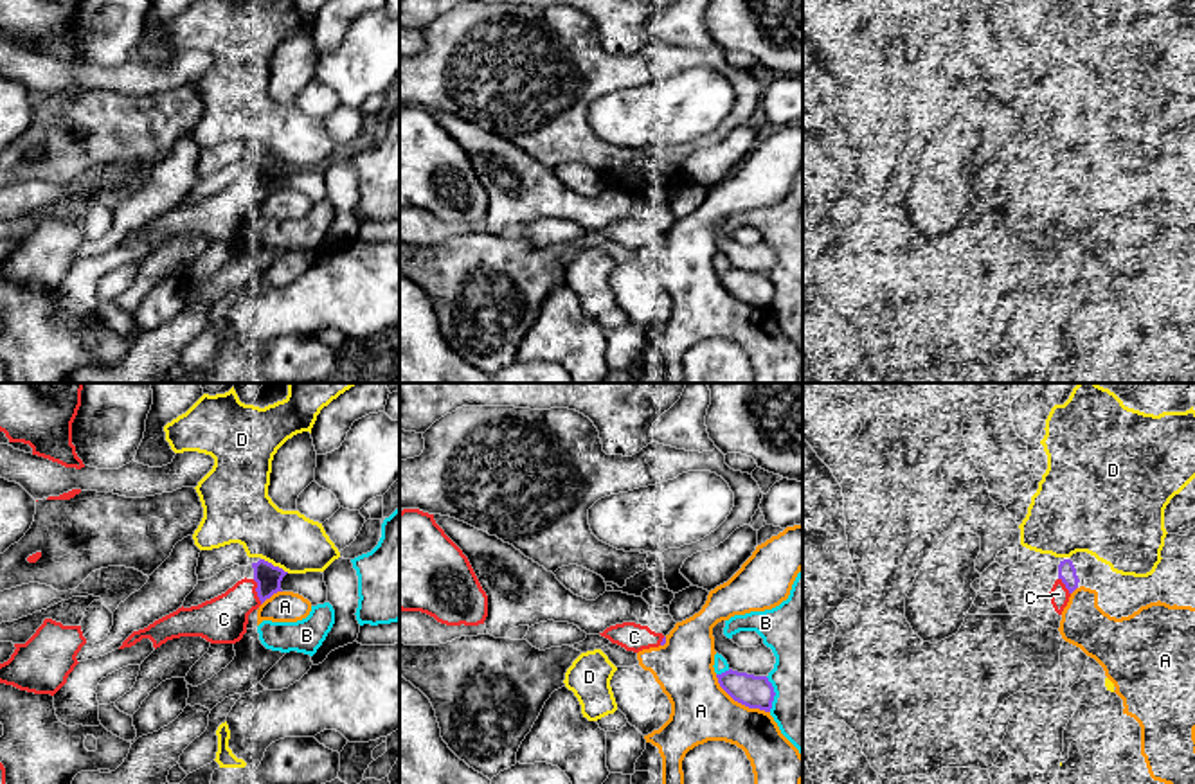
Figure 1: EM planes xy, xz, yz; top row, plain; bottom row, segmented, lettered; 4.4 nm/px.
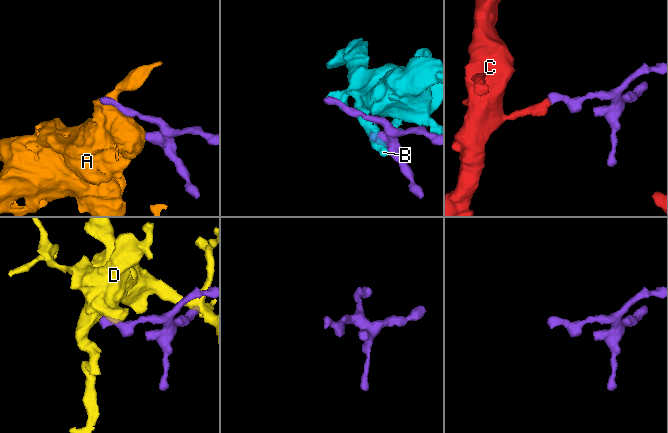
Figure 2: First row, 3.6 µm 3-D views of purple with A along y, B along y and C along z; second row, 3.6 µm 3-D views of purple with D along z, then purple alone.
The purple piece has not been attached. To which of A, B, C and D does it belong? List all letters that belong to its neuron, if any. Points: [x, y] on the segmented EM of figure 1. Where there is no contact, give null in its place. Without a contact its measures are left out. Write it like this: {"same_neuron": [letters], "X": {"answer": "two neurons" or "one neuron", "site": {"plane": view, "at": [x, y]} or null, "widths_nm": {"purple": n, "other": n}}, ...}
{"same_neuron": ["C"], "A": {"answer": "two neurons", "site": {"plane": "xz", "at": [740, 702]}, "widths_nm": {"purple": 140, "other": 280}}, "B": {"answer": "two neurons", "site": {"plane": "xz", "at": [774, 694]}, "widths_nm": {"purple": 140, "other": 260}}, "C": {"answer": "one neuron", "site": {"plane": "xy", "at": [256, 590]}, "widths_nm": {"purple": 120, "other": 220}}, "D": {"answer": "two neurons", "site": {"plane": "xy", "at": [276, 567]}, "widths_nm": {"purple": 120, "other": 260}}}

